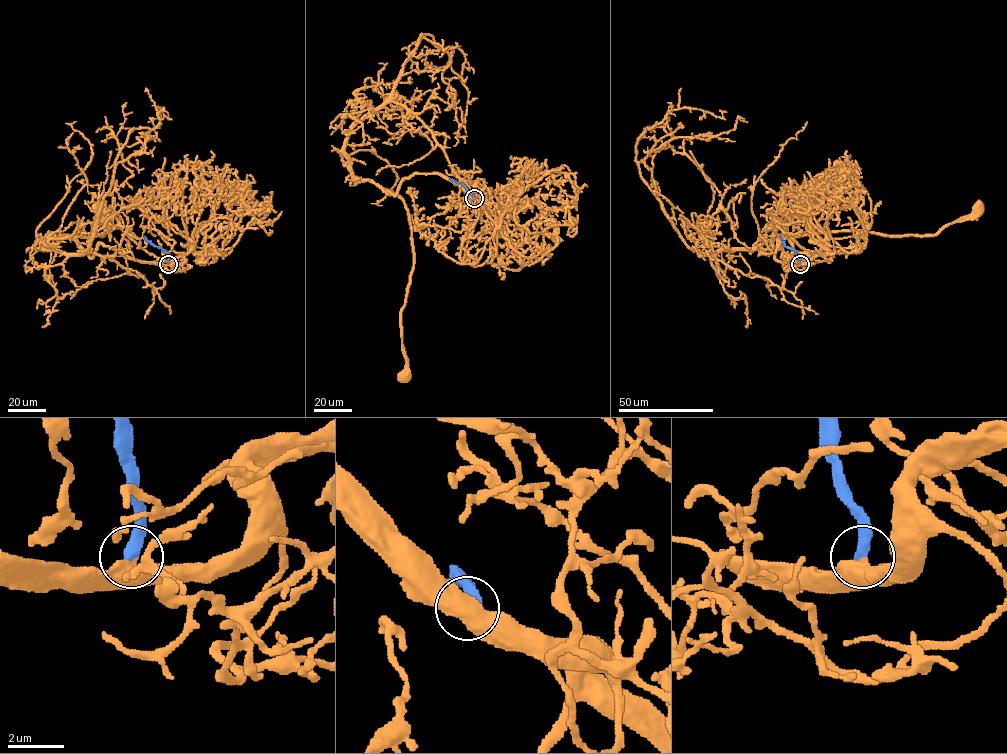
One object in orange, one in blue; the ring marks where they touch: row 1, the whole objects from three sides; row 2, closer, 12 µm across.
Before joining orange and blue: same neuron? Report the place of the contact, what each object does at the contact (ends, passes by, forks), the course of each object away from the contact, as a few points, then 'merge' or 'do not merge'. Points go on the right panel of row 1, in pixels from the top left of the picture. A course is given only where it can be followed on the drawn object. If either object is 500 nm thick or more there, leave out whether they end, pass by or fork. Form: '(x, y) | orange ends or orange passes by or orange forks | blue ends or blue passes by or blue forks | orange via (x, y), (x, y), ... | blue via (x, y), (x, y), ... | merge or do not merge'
(800, 264) | orange via (800, 264), (777, 260), (775, 248), (779, 243), (795, 258), (788, 237), (831, 231), (937, 234), (977, 209) | blue via (800, 264), (798, 254), (784, 245), (780, 236) | merge

